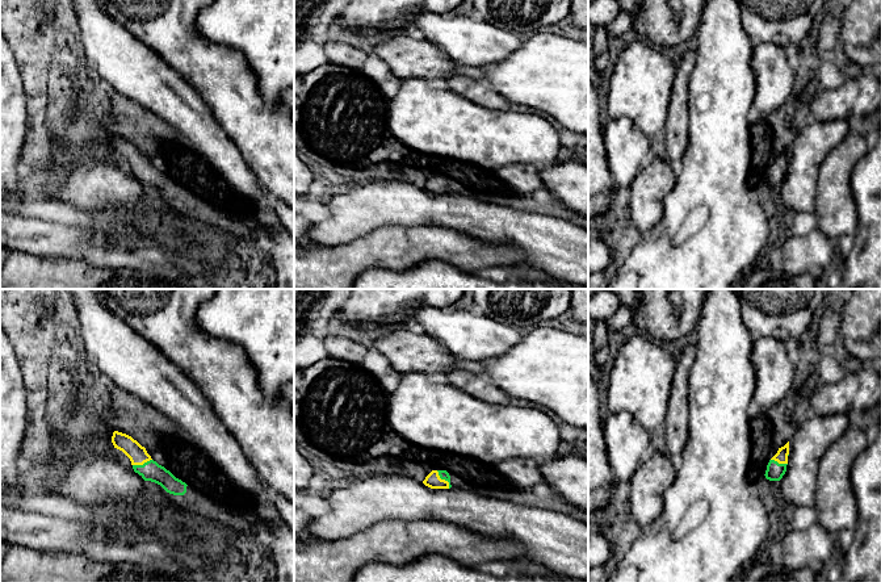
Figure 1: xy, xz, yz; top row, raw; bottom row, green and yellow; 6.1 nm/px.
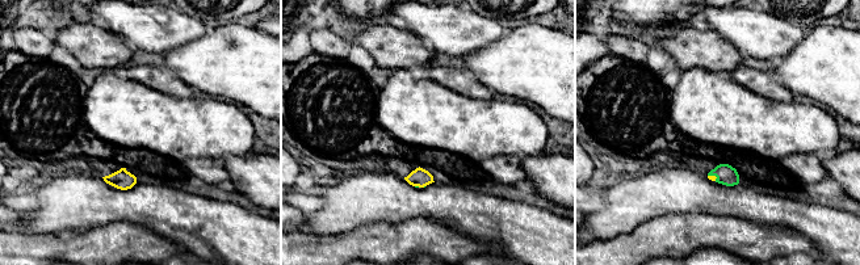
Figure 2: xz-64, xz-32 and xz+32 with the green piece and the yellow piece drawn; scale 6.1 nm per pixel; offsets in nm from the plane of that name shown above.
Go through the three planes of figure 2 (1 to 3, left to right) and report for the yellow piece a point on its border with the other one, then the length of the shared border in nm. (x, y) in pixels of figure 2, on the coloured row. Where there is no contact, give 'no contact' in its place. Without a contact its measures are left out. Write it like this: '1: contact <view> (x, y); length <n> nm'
1: no contact
2: contact xz-32 (418, 186); length 30 nm
3: contact xz+32 (713, 175); length 70 nm

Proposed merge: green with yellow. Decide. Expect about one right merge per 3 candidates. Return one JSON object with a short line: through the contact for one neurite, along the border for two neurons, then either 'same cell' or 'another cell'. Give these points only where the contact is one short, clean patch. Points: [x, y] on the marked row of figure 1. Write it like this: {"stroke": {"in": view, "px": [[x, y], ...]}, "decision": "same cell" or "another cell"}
{"stroke": {"in": "xz", "px": [[444, 474], [444, 478], [433, 481]]}, "decision": "same cell"}

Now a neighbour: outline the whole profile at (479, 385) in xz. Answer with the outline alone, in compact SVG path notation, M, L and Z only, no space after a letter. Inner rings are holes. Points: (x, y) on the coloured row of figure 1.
M454 368L448 373L425 373L425 377L432 382L449 384L488 403L508 405L511 399L486 373Z

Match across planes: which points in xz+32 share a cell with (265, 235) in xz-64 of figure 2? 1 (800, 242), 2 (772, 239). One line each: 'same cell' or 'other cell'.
1: other cell
2: other cell

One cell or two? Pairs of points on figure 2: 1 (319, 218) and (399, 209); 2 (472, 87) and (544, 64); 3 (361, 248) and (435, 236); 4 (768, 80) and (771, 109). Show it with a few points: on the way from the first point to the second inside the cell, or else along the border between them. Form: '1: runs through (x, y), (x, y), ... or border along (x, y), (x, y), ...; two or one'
1: runs through (339, 214), (344, 209), (380, 209); one
2: border along (465, 67), (494, 92); two
3: runs through (380, 243), (398, 243), (416, 238); one
4: border along (742, 85), (770, 99), (791, 101); two

